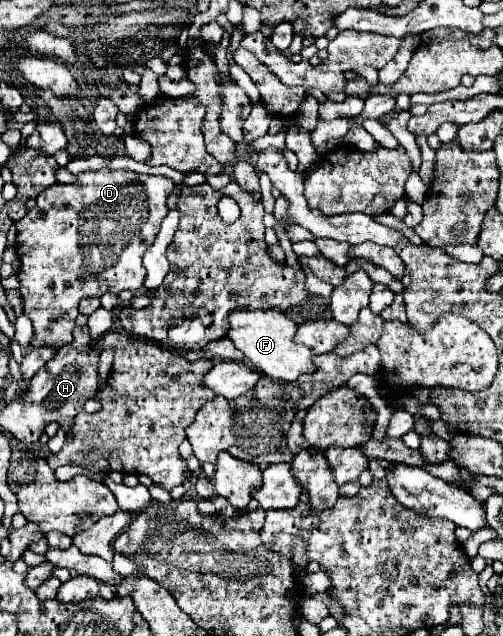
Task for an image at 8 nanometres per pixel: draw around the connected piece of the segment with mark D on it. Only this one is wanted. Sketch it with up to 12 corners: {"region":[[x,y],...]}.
{"region":[[90,170],[16,230],[34,348],[140,290],[174,182]]}

